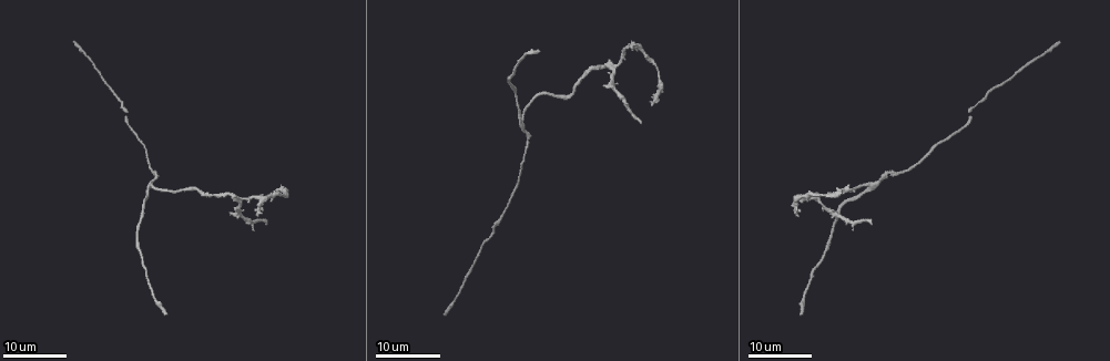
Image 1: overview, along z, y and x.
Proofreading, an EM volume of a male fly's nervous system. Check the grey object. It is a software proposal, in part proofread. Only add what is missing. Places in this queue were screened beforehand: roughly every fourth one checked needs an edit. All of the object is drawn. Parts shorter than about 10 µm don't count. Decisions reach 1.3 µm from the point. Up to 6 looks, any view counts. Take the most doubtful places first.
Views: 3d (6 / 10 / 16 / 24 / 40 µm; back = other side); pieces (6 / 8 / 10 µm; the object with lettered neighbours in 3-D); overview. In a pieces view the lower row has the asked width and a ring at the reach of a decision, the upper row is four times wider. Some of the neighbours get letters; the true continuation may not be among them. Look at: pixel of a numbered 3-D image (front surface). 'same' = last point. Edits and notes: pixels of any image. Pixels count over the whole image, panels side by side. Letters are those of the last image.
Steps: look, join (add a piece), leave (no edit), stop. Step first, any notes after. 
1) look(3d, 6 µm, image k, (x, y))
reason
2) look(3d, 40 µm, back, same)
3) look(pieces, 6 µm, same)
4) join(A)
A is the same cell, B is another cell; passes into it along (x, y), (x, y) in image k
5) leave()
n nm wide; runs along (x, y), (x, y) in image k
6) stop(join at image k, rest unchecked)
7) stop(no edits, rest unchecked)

look(3d, 24 µm, image 1, (266, 223))
branch stops here

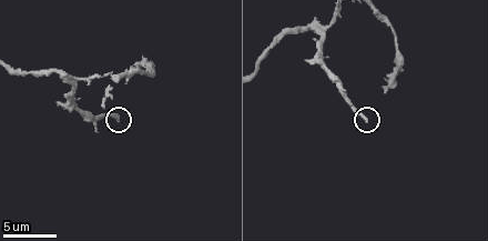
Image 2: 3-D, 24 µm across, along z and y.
look(pieces, 8 µm, image 2, (118, 121))

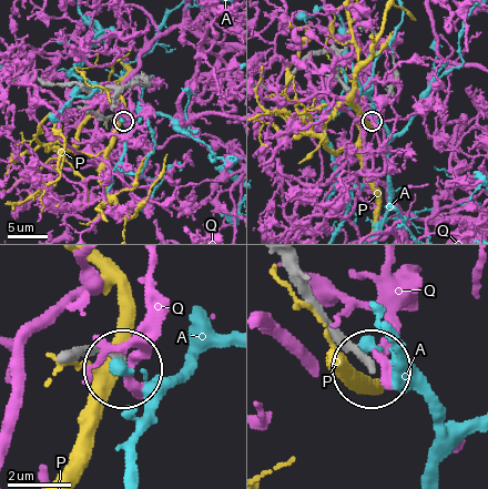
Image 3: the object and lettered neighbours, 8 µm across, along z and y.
leave()
A, P and Q are other cells; runs along (282, 264), (300, 295), (369, 364) in image 3; no lettered piece goes on from it

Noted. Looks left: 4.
look(3d, 16 µm, image 1, (1058, 43))
end of a long branch

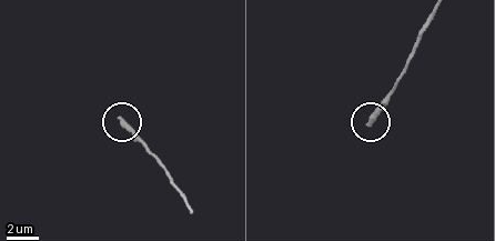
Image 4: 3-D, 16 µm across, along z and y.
look(pieces, 8 µm, image 4, (120, 119))

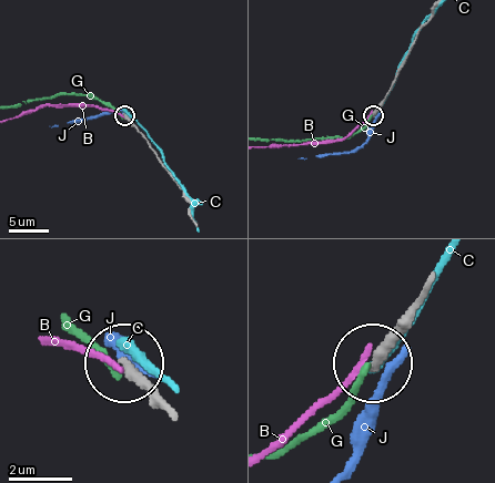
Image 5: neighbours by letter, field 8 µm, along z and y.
leave()
B, C, G and J are other cells; none of them fits

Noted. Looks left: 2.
look(3d, 6 µm, image 2, (384, 91))
free end

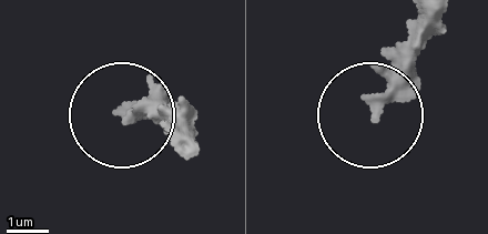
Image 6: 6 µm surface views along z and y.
look(pieces, 6 µm, image 6, (373, 115))

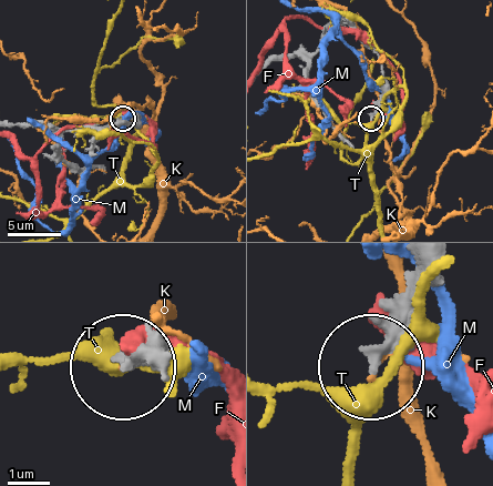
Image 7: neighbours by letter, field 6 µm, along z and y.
leave()
F, K, M and T are other cells; no lettered piece goes on from it

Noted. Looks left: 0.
stop(no edits, rest unchecked)

